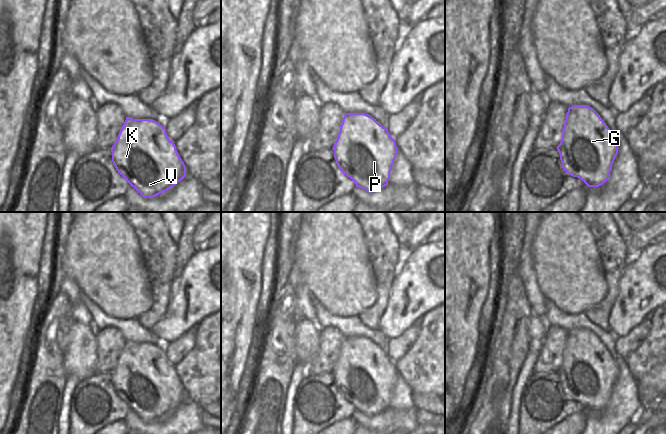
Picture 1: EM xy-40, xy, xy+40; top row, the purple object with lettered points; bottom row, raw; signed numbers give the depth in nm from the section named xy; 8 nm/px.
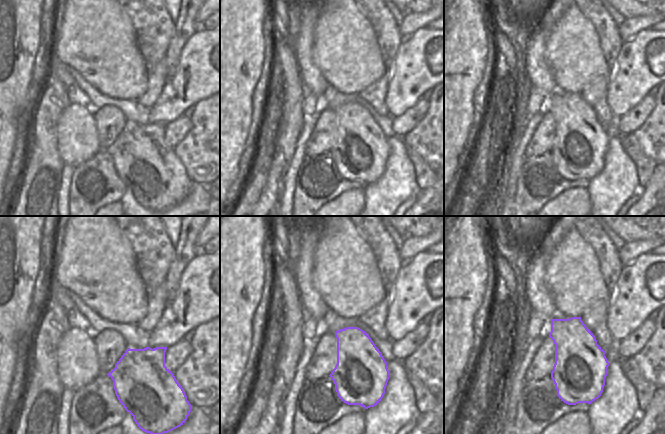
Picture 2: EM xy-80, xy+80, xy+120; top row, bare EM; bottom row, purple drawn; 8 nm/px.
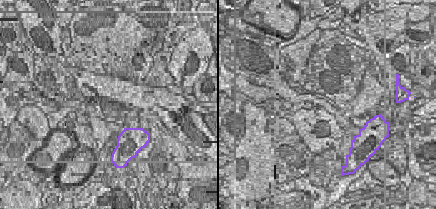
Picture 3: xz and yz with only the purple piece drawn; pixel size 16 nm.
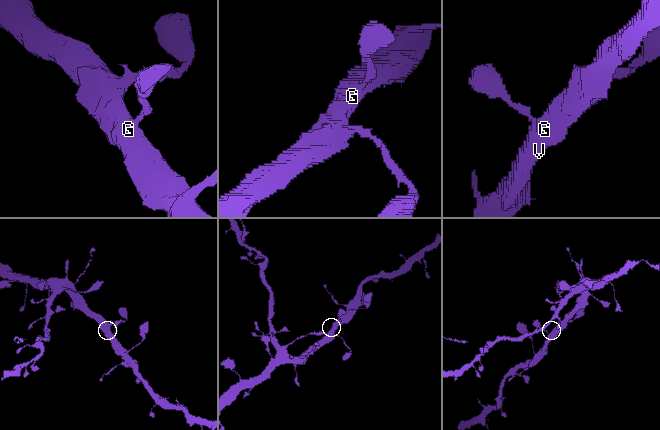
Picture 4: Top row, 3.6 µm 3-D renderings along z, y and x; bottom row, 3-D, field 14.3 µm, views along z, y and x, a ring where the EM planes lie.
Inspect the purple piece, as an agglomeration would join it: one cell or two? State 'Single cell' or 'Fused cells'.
Single cell.

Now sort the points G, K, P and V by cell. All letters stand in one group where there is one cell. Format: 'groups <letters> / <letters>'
groups G K P V

